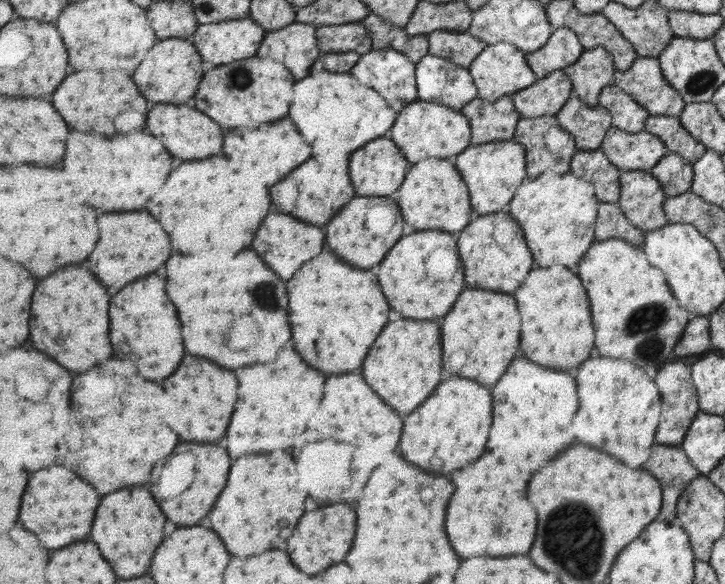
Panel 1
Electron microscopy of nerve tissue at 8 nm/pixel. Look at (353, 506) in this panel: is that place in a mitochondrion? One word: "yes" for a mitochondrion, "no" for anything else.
no

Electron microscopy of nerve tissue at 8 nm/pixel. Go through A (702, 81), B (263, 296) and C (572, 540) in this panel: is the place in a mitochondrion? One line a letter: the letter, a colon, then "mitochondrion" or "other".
A: mitochondrion
B: mitochondrion
C: mitochondrion

